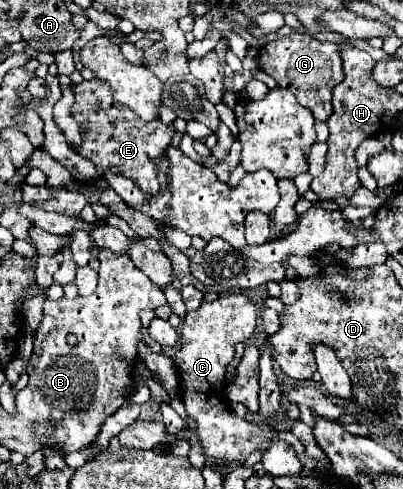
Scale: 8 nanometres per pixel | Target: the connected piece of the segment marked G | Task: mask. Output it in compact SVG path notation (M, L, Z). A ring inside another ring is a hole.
M290 33L286 37L280 37L276 41L266 43L258 53L258 65L264 73L276 79L280 87L290 89L296 99L312 111L316 121L326 121L332 113L332 89L340 83L344 77L342 63L336 51L334 43L318 41L308 33Z

